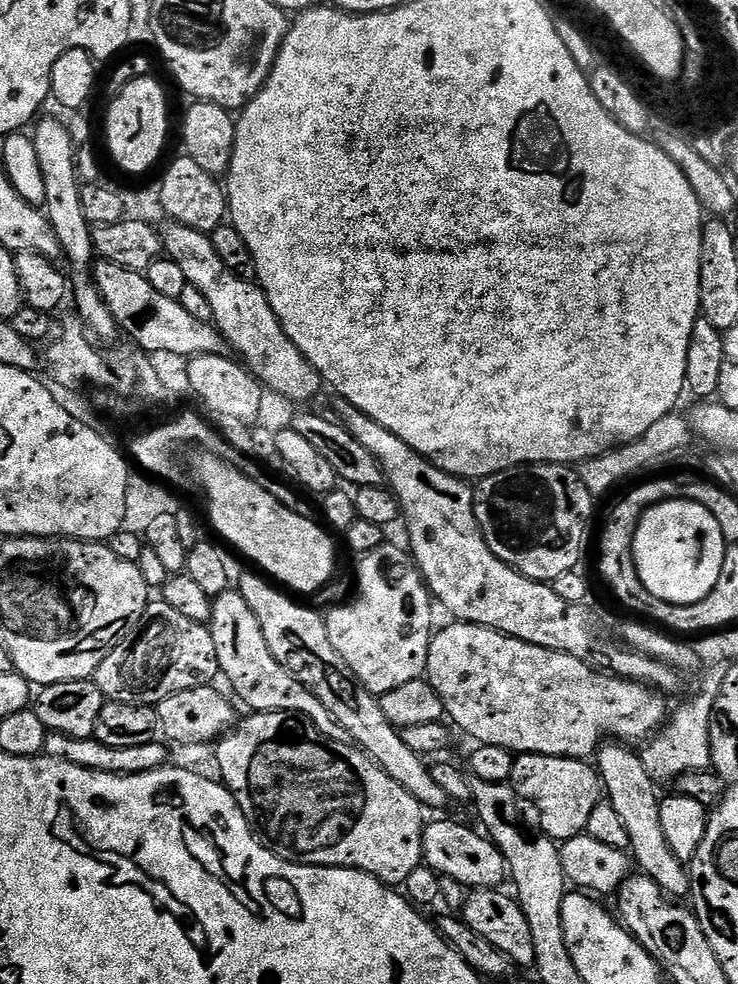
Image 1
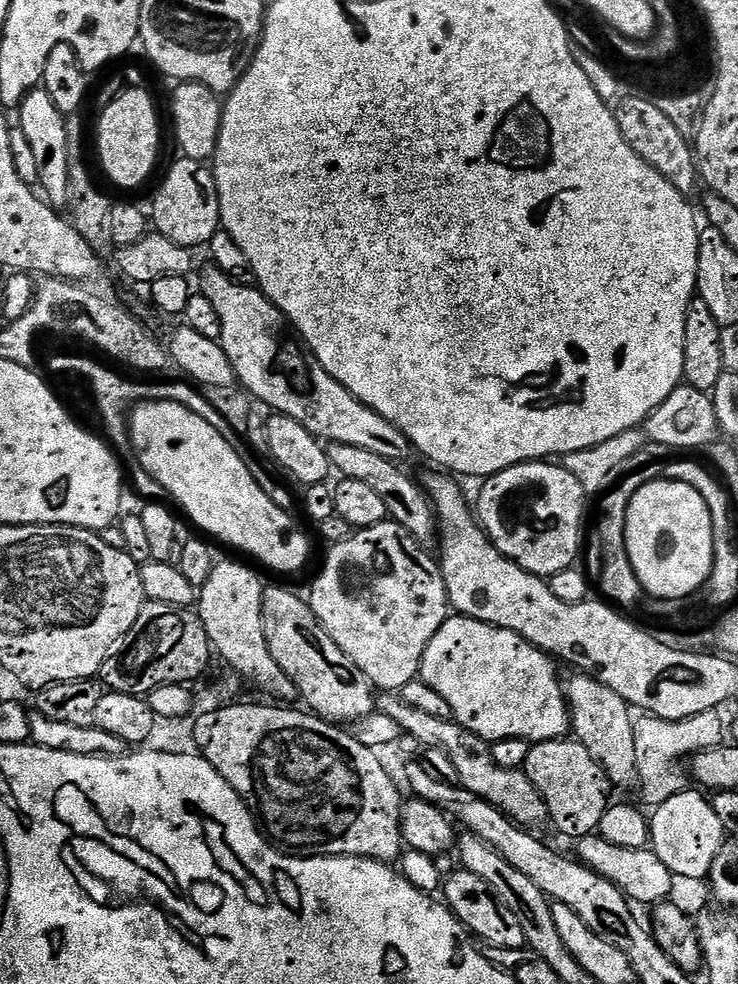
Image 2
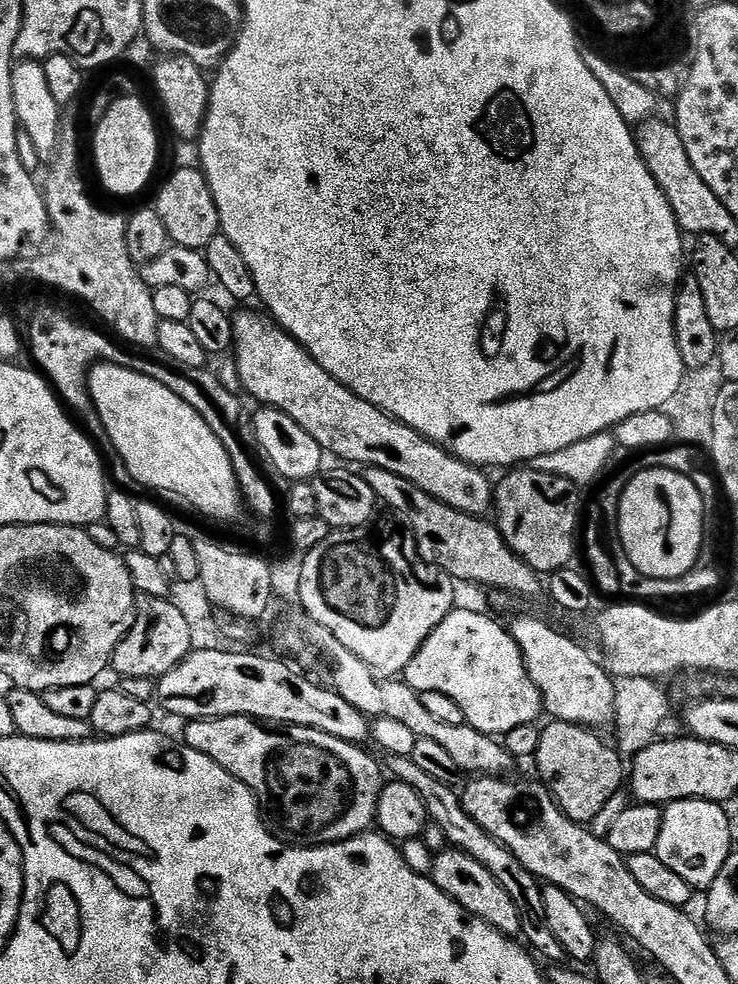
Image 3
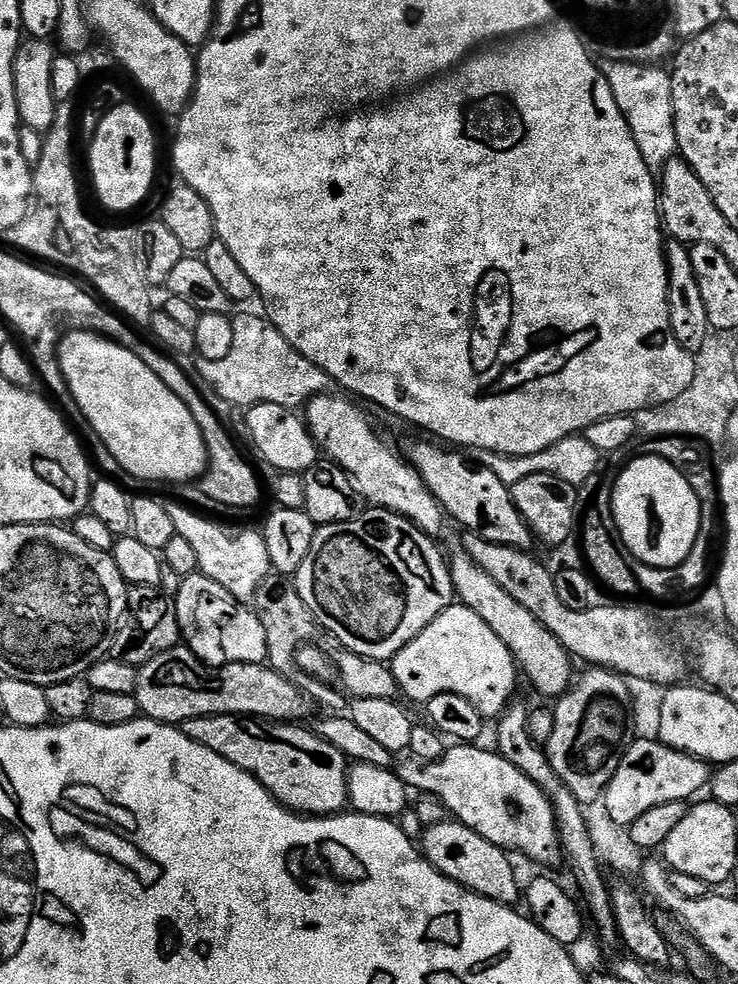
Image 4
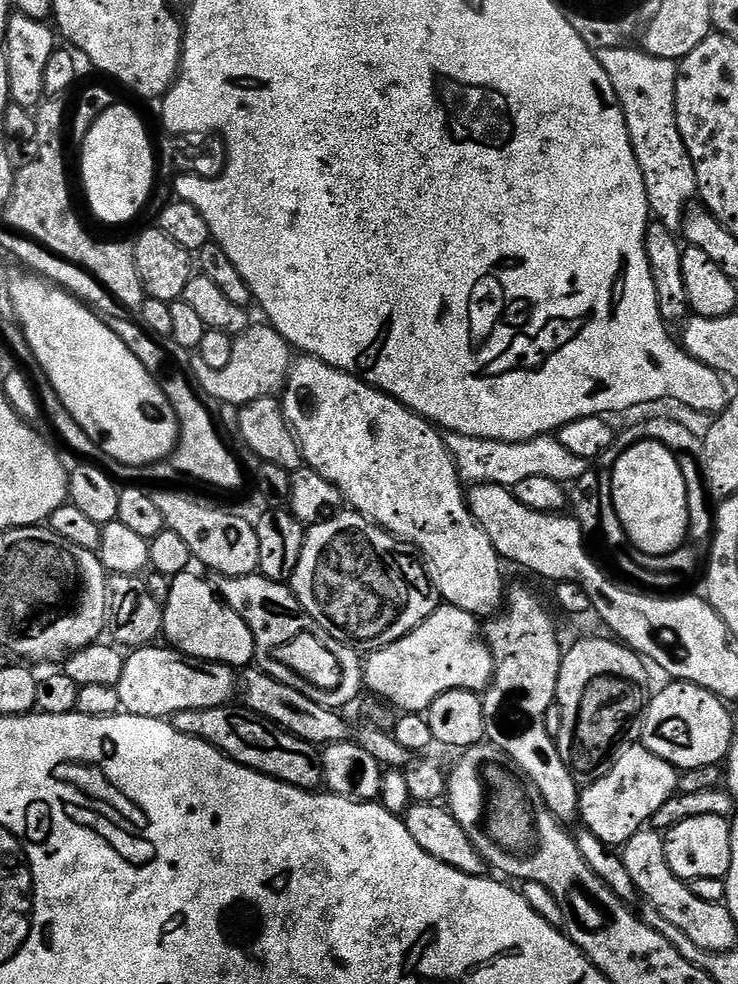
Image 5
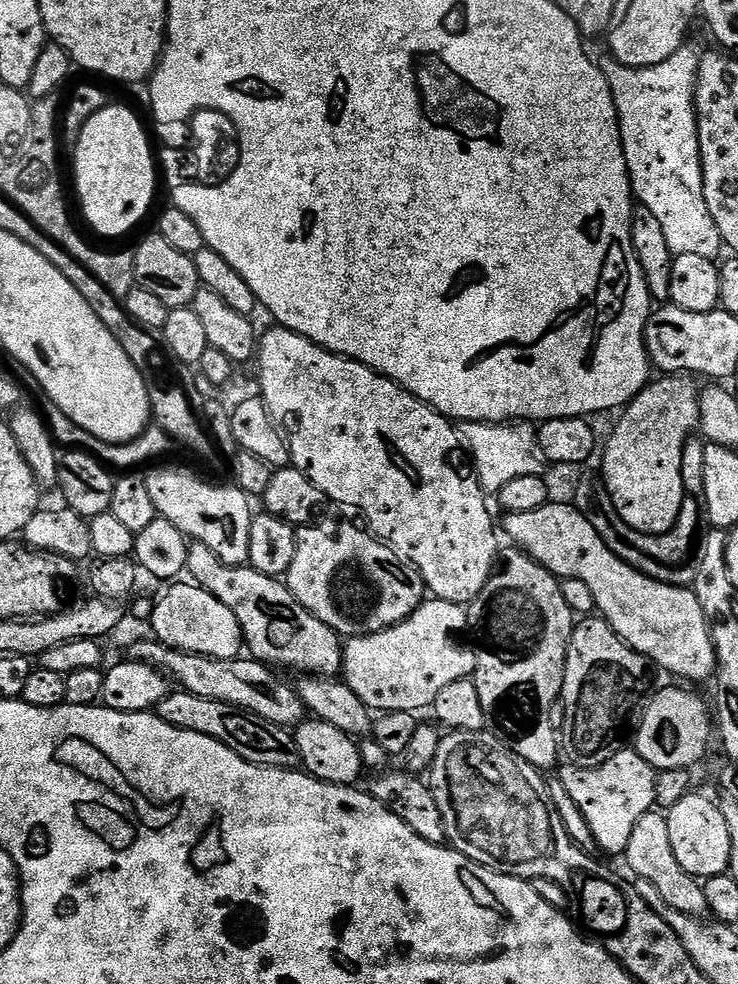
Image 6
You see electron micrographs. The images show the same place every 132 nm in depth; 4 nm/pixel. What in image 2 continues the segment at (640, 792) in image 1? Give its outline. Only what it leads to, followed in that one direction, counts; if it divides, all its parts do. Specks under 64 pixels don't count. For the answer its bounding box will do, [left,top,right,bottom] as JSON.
[566,674,639,789]

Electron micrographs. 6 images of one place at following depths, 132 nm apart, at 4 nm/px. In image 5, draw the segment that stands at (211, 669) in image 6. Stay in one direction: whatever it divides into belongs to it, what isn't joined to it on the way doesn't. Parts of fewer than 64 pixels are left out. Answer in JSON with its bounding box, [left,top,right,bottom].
[242,671,349,746]

